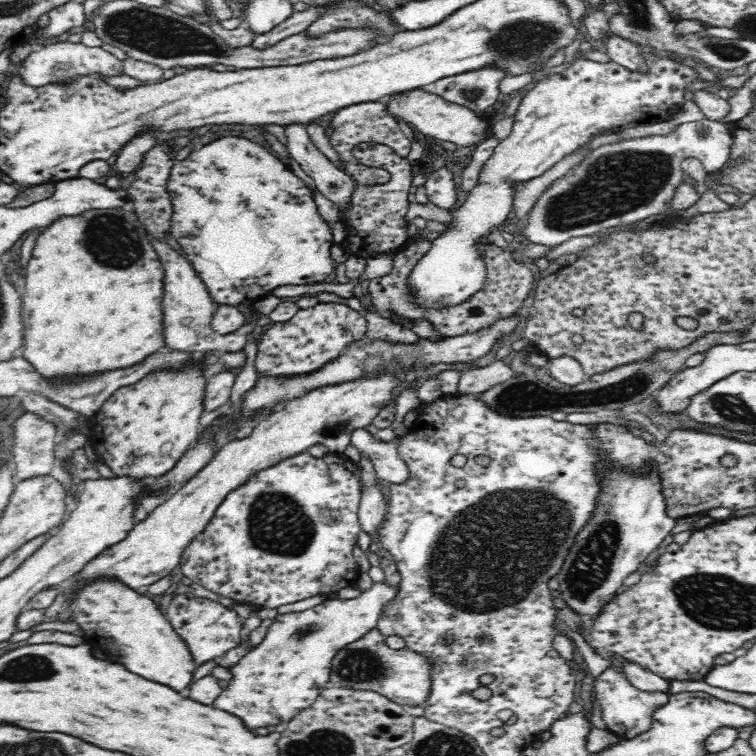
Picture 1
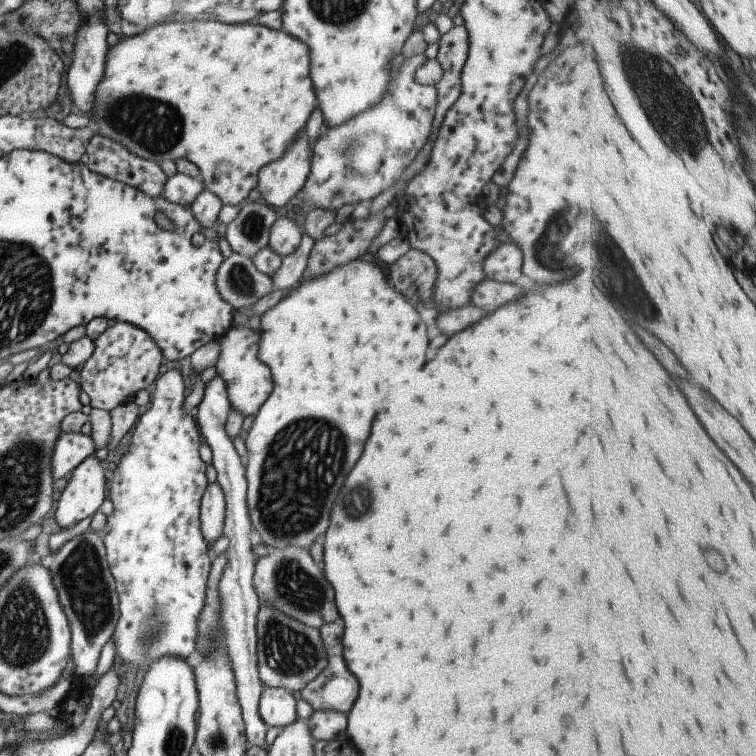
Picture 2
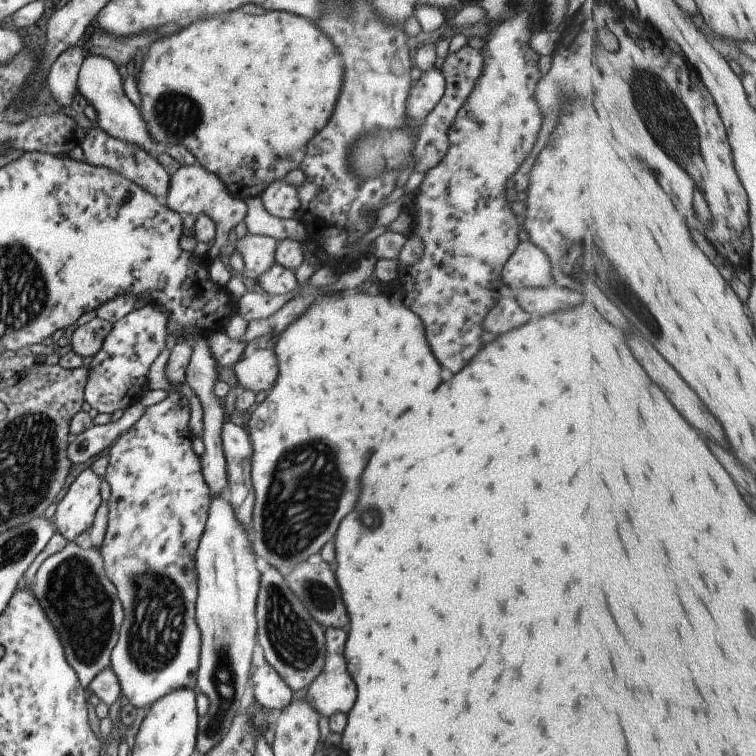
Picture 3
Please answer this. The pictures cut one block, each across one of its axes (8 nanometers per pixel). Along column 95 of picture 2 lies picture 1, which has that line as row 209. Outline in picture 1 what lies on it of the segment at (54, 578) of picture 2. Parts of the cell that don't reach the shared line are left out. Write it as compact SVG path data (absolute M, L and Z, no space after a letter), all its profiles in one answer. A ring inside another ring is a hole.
M708 119L685 122L666 136L650 135L646 138L630 138L616 144L596 148L572 172L552 183L527 215L526 243L557 246L572 236L592 236L618 226L627 226L652 214L665 211L666 202L672 198L674 188L683 180L682 161L688 157L700 159L707 172L719 170L731 160L732 133L728 123L712 122Z

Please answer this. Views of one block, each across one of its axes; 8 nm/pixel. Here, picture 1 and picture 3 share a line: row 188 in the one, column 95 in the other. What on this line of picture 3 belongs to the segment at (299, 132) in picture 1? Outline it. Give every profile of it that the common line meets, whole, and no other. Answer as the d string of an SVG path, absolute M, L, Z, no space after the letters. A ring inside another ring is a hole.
M94 317L89 322L75 328L68 344L76 355L91 358L102 345L103 339L111 330L112 324Z

